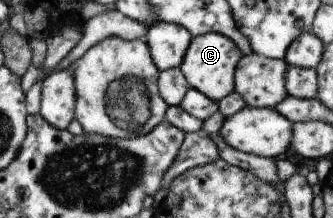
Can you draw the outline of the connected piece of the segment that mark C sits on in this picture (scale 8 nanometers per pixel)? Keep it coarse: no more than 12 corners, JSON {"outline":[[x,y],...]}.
{"outline":[[191,38],[178,68],[217,103],[233,91],[241,56],[229,38]]}

